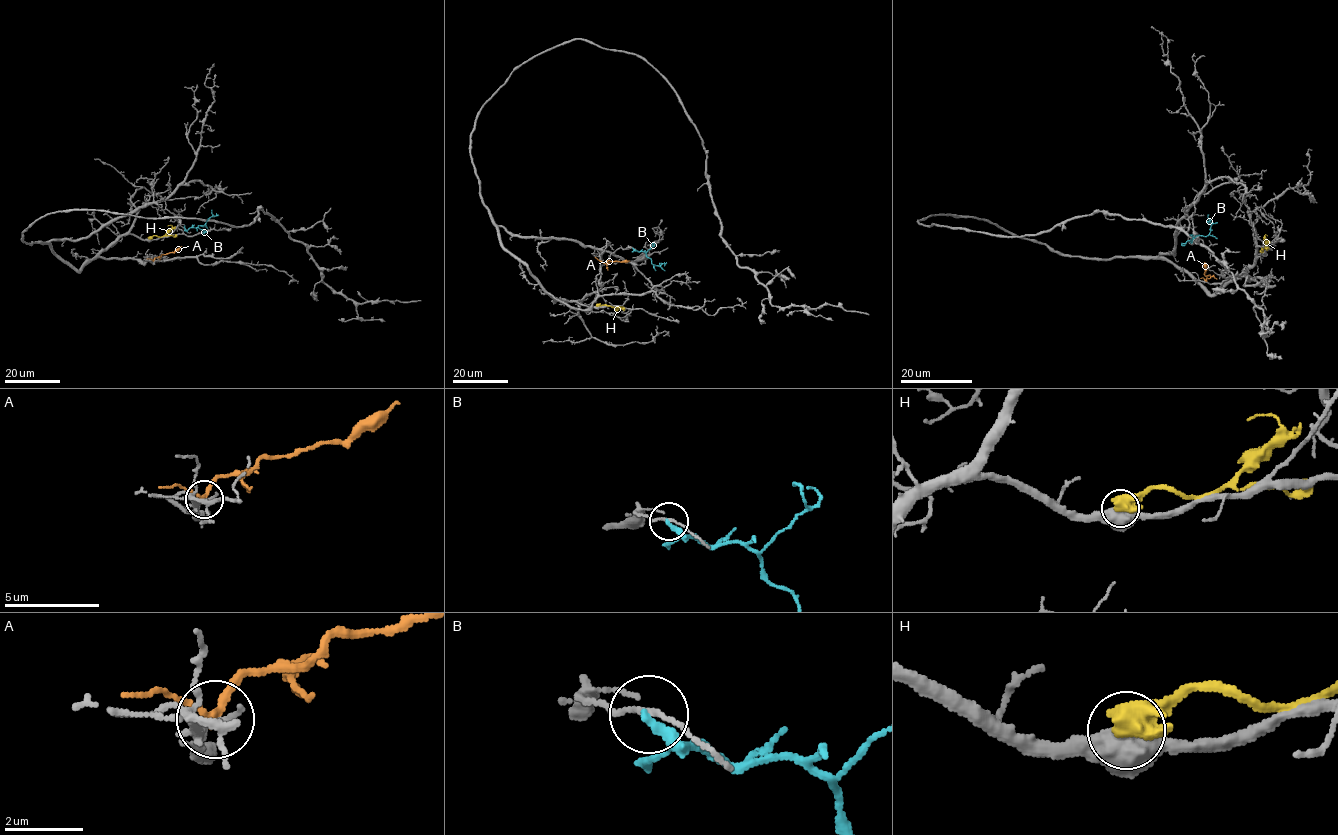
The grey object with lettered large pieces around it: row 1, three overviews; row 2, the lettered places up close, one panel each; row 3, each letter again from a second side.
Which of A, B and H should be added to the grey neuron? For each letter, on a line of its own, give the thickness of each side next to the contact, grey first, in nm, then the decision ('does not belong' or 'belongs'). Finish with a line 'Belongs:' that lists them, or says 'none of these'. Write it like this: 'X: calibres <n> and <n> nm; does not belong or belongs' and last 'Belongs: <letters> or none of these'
A: calibres 180 and 180 nm; does not belong
B: calibres 110 and 200 nm; does not belong
H: calibres 600 and 500 nm; does not belong
Belongs: none of these

